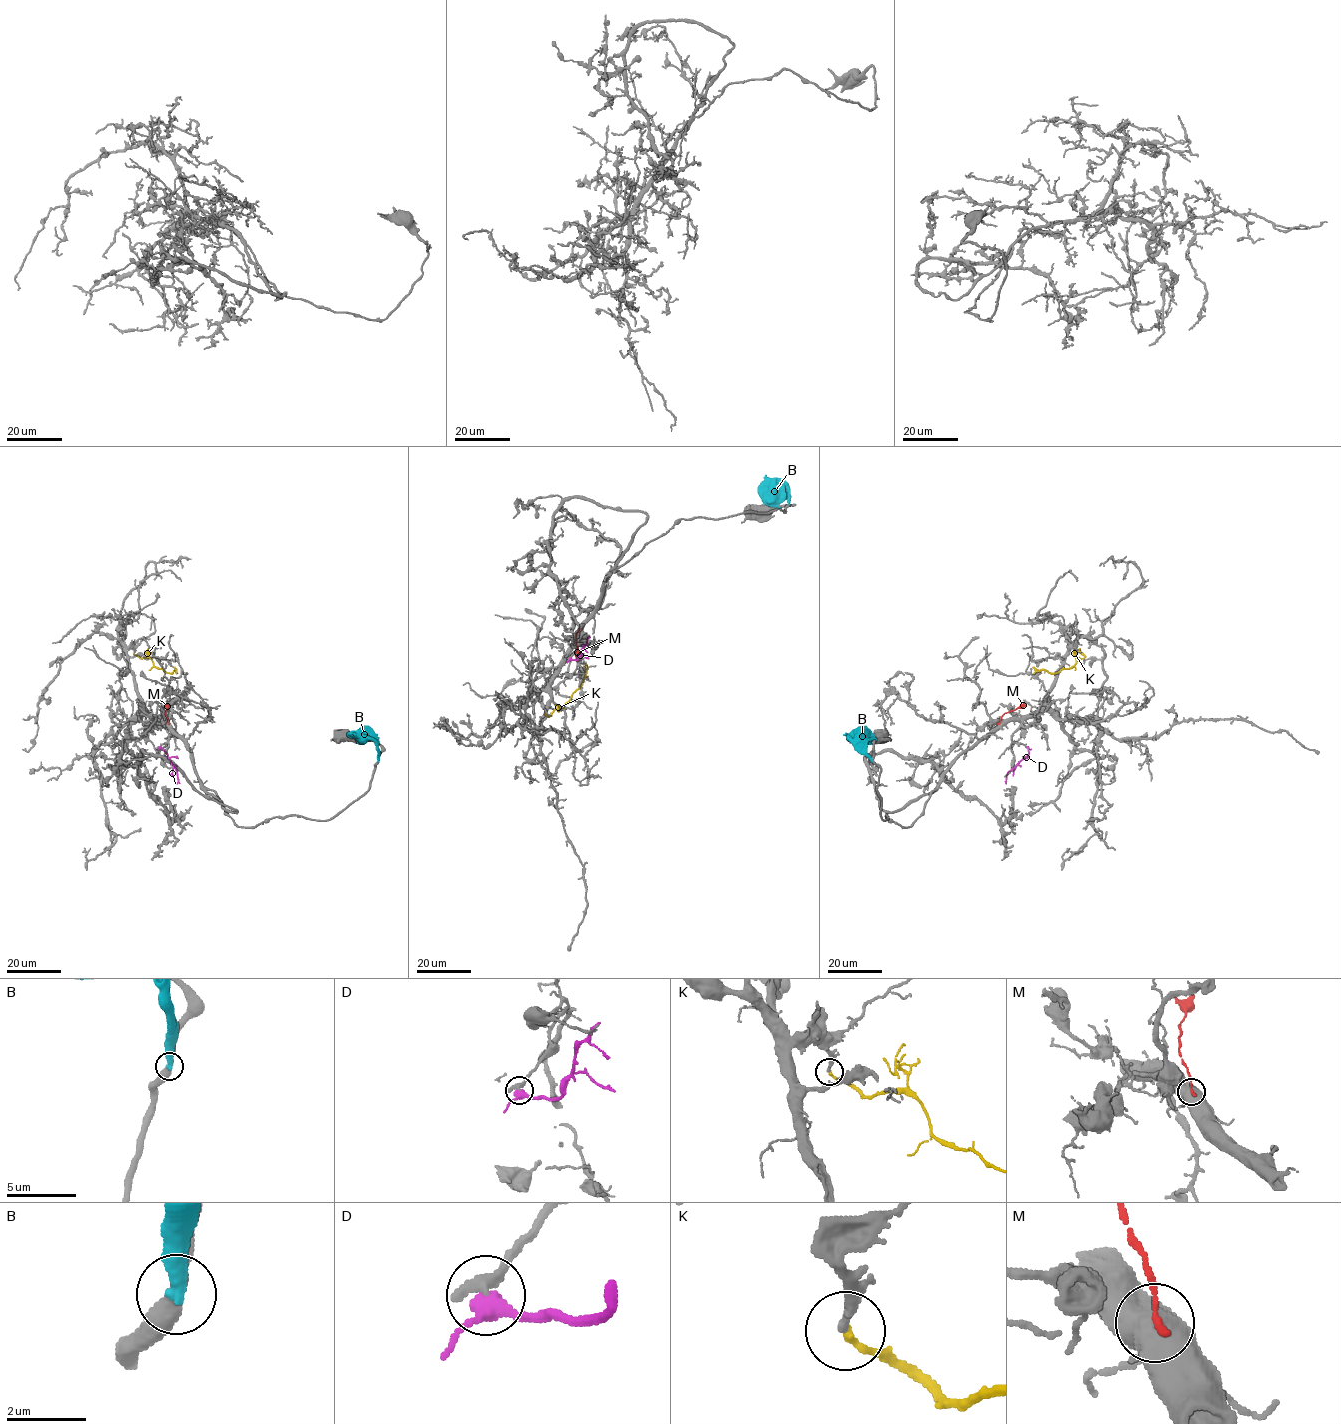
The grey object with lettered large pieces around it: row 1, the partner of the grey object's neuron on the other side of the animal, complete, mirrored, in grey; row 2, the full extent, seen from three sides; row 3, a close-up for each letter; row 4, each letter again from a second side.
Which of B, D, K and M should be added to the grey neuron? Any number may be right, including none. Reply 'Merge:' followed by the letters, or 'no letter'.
Merge: no letter

